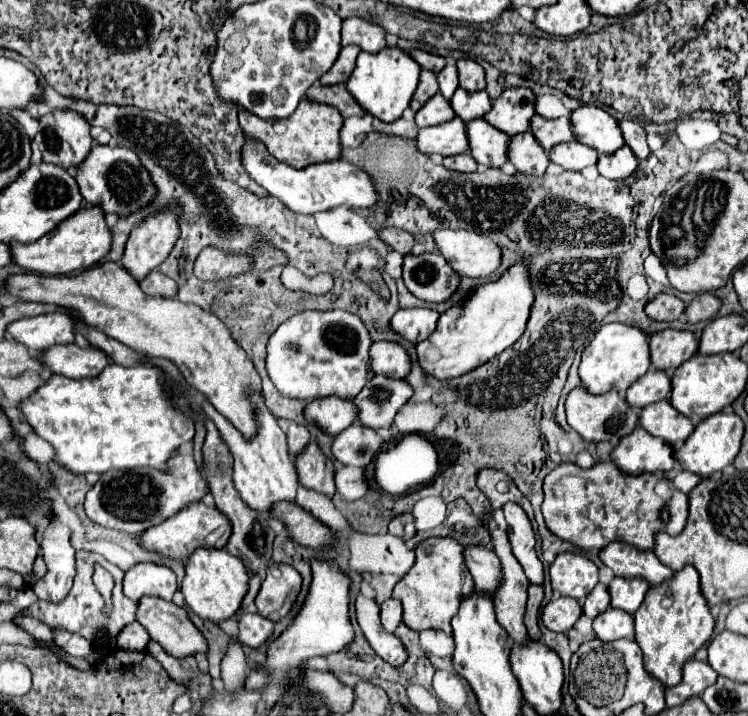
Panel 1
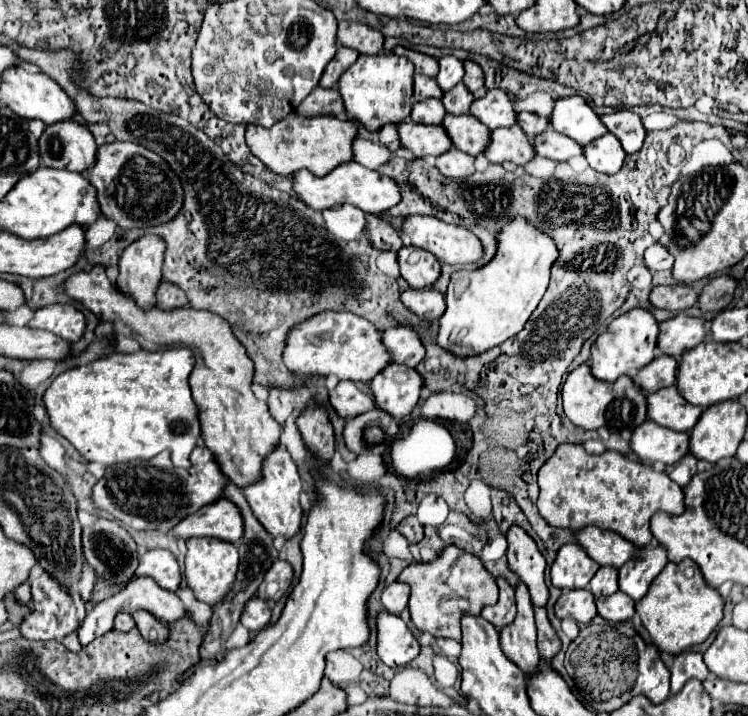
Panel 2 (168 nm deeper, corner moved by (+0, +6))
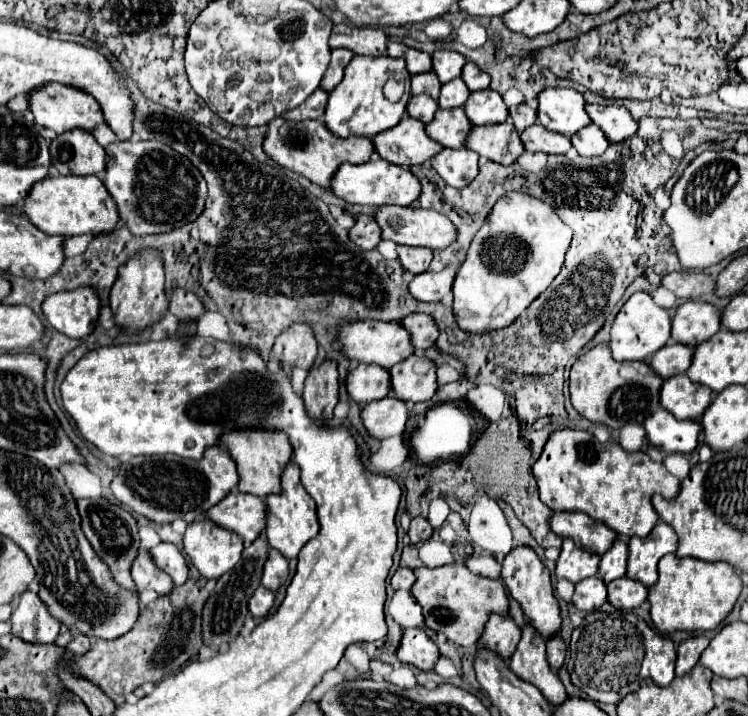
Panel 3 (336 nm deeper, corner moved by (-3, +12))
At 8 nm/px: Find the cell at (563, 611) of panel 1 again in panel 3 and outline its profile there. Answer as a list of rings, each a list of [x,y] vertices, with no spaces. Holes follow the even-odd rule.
[[[598,576],[582,580],[580,584],[576,584],[572,602],[576,608],[586,610],[586,612],[600,608],[606,602],[606,584]]]

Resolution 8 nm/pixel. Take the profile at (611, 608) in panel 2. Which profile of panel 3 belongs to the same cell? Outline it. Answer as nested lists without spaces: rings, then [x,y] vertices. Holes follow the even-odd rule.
[[[622,576],[608,584],[608,602],[620,610],[636,610],[646,600],[646,592],[644,584]]]

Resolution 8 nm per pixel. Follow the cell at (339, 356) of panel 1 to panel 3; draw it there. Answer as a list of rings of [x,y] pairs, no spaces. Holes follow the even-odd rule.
[[[350,320],[340,326],[338,342],[342,342],[342,350],[350,360],[378,364],[382,368],[392,368],[400,360],[406,360],[414,354],[410,344],[408,330],[400,322],[378,322],[378,320]]]

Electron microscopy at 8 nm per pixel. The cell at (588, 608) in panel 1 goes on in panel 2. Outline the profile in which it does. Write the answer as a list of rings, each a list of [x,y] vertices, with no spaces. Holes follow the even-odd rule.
[[[601,566],[597,570],[597,574],[591,578],[589,582],[589,590],[595,598],[599,596],[611,596],[615,594],[619,588],[617,588],[617,570],[611,568],[611,566]]]

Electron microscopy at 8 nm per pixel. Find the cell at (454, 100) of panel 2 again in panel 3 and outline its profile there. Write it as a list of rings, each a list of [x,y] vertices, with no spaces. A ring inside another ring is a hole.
[[[462,78],[452,80],[450,84],[442,84],[440,88],[440,100],[438,106],[440,108],[454,108],[454,106],[462,106],[470,96],[470,90],[466,88]]]

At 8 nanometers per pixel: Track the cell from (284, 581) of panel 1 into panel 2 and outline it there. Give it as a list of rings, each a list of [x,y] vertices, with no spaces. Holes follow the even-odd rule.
[[[277,560],[273,562],[273,566],[265,572],[265,578],[259,586],[259,596],[263,600],[269,600],[269,602],[277,602],[285,592],[287,588],[291,586],[293,582],[293,566],[289,562],[283,562],[283,560]]]

